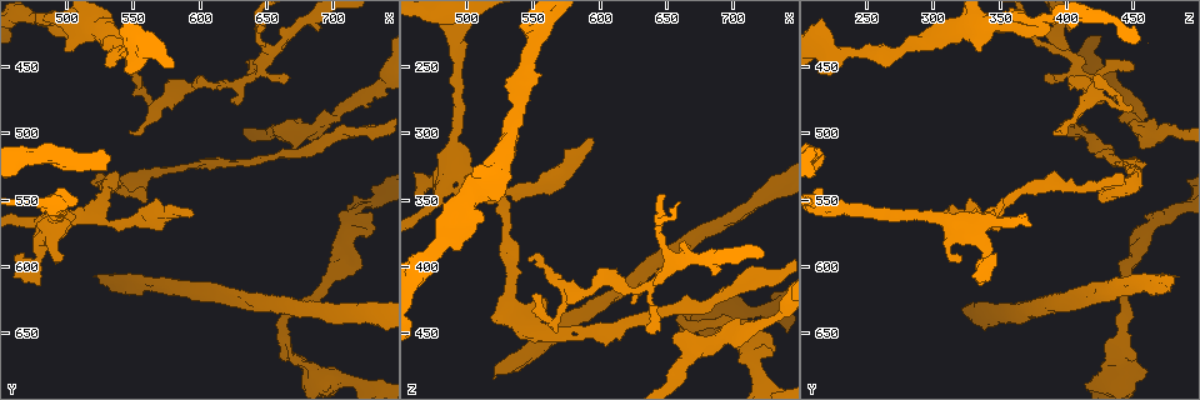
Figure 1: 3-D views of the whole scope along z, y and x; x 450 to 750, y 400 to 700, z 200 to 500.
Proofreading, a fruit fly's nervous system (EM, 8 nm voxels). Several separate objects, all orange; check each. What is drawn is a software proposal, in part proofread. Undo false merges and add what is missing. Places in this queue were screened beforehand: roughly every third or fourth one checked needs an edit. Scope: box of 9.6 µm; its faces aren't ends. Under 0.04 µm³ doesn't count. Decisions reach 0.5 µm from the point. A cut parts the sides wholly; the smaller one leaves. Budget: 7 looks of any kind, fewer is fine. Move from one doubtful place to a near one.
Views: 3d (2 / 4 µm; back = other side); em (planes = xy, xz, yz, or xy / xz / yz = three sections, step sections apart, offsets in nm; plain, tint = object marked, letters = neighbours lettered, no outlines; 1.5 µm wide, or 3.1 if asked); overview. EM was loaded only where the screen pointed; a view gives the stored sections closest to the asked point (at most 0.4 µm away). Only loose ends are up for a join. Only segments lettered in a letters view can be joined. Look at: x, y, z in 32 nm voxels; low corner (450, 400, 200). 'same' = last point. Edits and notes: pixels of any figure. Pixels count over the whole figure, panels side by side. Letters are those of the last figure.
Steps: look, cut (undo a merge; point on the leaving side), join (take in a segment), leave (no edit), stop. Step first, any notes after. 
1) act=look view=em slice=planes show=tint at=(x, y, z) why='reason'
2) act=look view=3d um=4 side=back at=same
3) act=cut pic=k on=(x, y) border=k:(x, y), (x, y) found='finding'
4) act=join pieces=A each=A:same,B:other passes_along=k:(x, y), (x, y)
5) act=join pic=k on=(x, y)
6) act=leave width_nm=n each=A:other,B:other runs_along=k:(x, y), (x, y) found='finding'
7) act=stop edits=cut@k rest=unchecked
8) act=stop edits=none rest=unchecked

act=look view=em slice=planes show=letters at=(496, 566, 330) why='looks like a crossing'

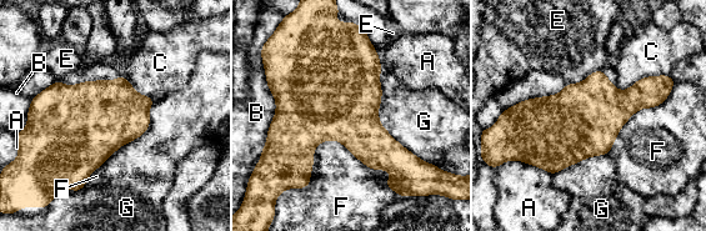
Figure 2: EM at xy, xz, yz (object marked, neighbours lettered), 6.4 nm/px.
act=leave longest_contact=F:600nm each=A:other,B:other,C:other,E:other,F:other,G:other found='continuous, no second neuron'

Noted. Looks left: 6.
act=look view=em slice=planes show=letters at=(546, 500, 396)

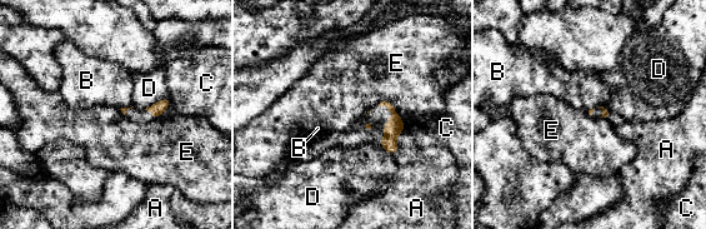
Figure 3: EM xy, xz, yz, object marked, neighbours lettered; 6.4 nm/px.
act=leave longest_contact=E:240nm each=A:other,B:other,C:other,D:other,E:other found='none of them fits'

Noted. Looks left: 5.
act=look view=em slice=planes show=letters at=(654, 494, 452)

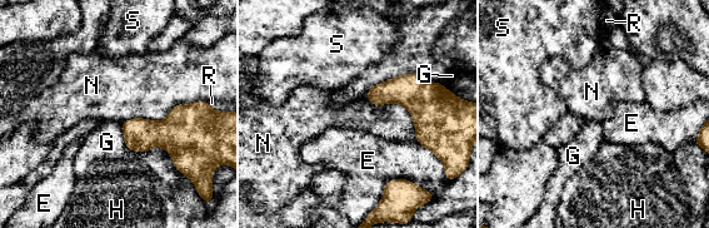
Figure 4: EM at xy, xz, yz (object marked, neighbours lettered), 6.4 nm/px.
act=leave each=E:other,G:other,H:other,N:other,R:other,S:other border=4:(201, 99), (159, 120), (120, 122) found='no lettered segment goes on from it'

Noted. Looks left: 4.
act=stop edits=none rest=unchecked

